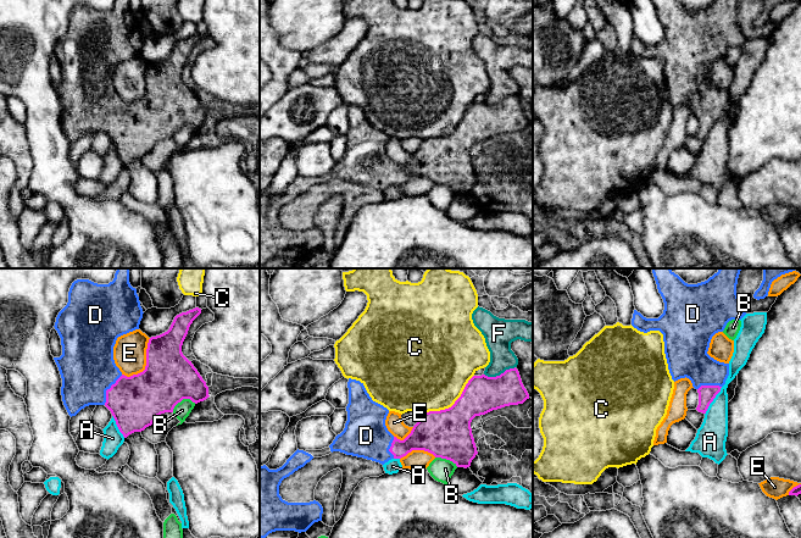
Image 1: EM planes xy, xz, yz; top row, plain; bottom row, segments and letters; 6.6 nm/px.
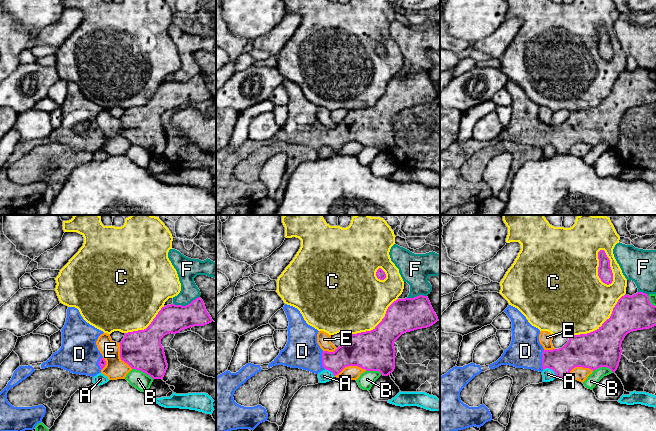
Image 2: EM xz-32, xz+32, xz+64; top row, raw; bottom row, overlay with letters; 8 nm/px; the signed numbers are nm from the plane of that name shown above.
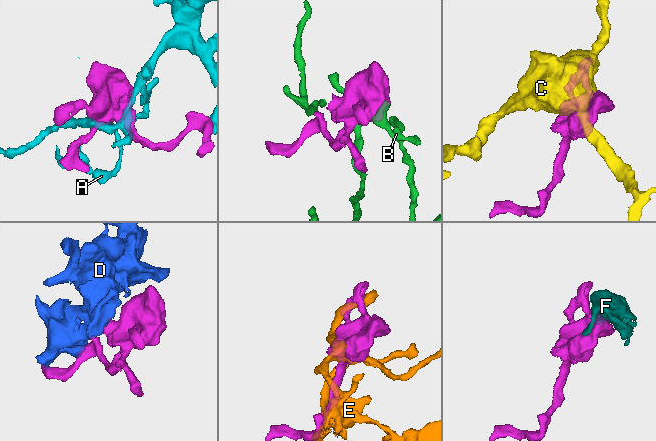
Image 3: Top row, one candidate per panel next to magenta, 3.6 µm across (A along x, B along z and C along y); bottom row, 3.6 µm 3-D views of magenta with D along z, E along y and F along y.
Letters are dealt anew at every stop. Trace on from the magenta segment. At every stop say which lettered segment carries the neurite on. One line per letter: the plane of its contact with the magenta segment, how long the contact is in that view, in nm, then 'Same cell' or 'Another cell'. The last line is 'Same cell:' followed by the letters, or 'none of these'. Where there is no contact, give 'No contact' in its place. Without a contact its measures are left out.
A: Touches magenta in yz. Shared border 220 nm. Another cell
B: Touches magenta in xy. Shared border 170 nm. Another cell
C: Touches magenta in xz. Shared border 440 nm. Another cell
D: Touches magenta in xy. Shared border 240 nm. Same cell
E: Touches magenta in xy. Shared border 320 nm. Another cell
F: Touches magenta in xz. Shared border 220 nm. Another cell
Same cell: D

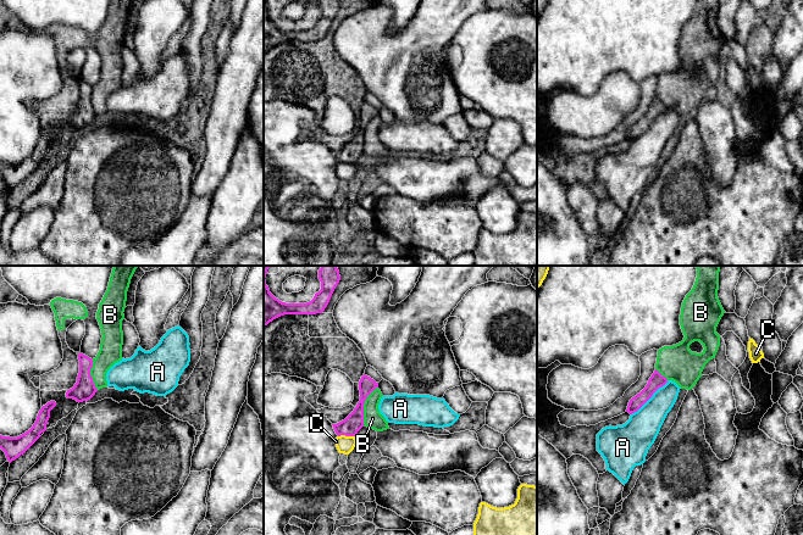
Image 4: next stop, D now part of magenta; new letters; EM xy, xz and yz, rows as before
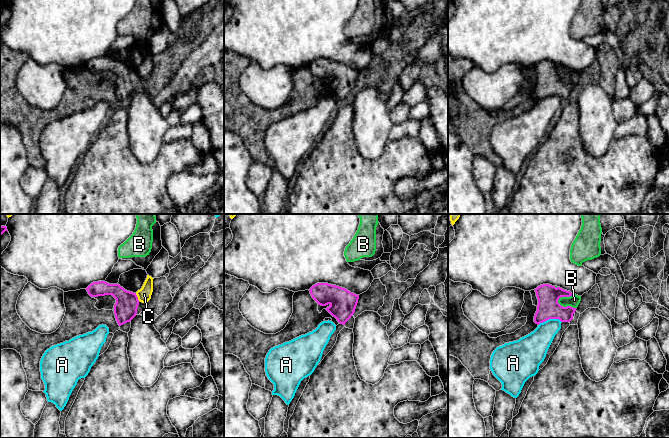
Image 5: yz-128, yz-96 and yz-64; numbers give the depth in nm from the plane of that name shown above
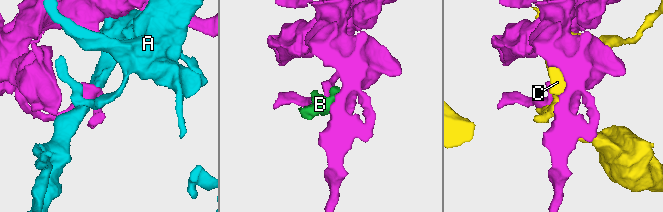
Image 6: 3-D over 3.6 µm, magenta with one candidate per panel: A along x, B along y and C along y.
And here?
A: Touches magenta in yz. Shared border 340 nm. Another cell
B: Touches magenta in xz. Shared border 280 nm. Another cell
C: Touches magenta in xz. Shared border 110 nm. Another cell
Same cell: none of these

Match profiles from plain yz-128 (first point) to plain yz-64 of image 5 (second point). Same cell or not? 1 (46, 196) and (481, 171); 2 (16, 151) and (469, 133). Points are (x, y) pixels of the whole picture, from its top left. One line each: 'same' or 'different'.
1: different
2: different

